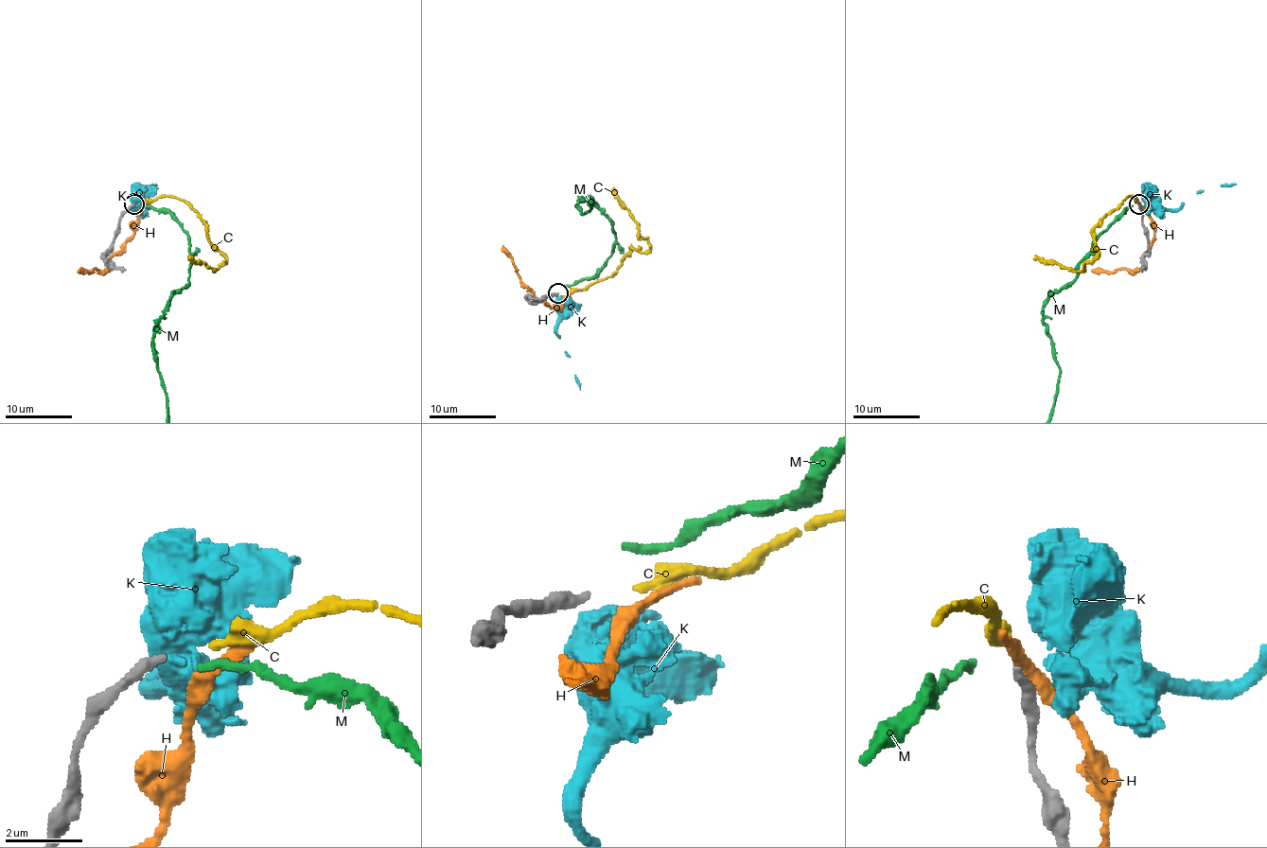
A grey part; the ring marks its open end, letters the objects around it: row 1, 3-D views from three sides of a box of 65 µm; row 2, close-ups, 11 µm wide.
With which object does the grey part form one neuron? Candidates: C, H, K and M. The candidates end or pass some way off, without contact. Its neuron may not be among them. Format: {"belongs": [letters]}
{"belongs": []}

